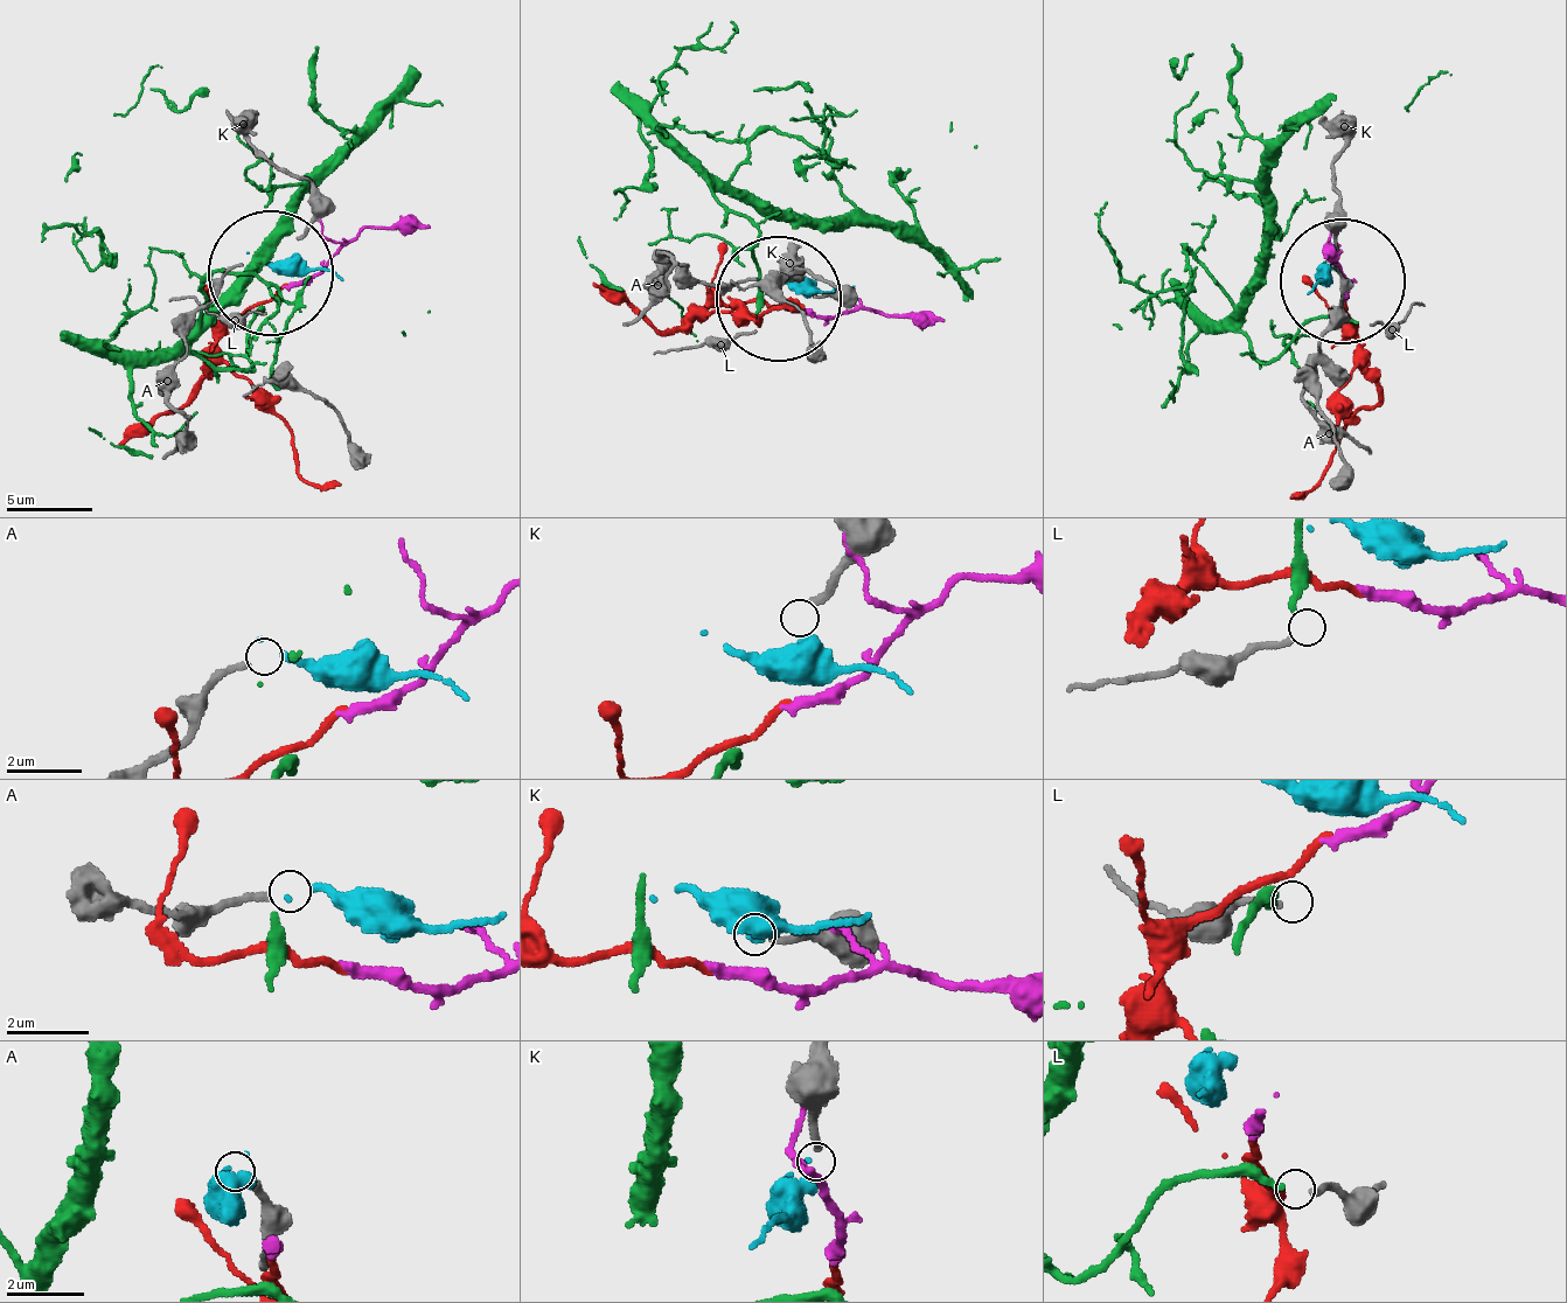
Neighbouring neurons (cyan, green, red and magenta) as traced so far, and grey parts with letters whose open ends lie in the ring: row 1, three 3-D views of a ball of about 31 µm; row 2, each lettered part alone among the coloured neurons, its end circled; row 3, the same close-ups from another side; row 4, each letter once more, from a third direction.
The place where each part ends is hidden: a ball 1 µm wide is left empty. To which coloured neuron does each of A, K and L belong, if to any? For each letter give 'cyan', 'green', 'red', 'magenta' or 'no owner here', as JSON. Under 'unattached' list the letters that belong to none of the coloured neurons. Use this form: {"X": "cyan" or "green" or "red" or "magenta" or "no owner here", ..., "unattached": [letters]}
{"A": "cyan", "K": "no owner here", "L": "no owner here", "unattached": ["K", "L"]}

